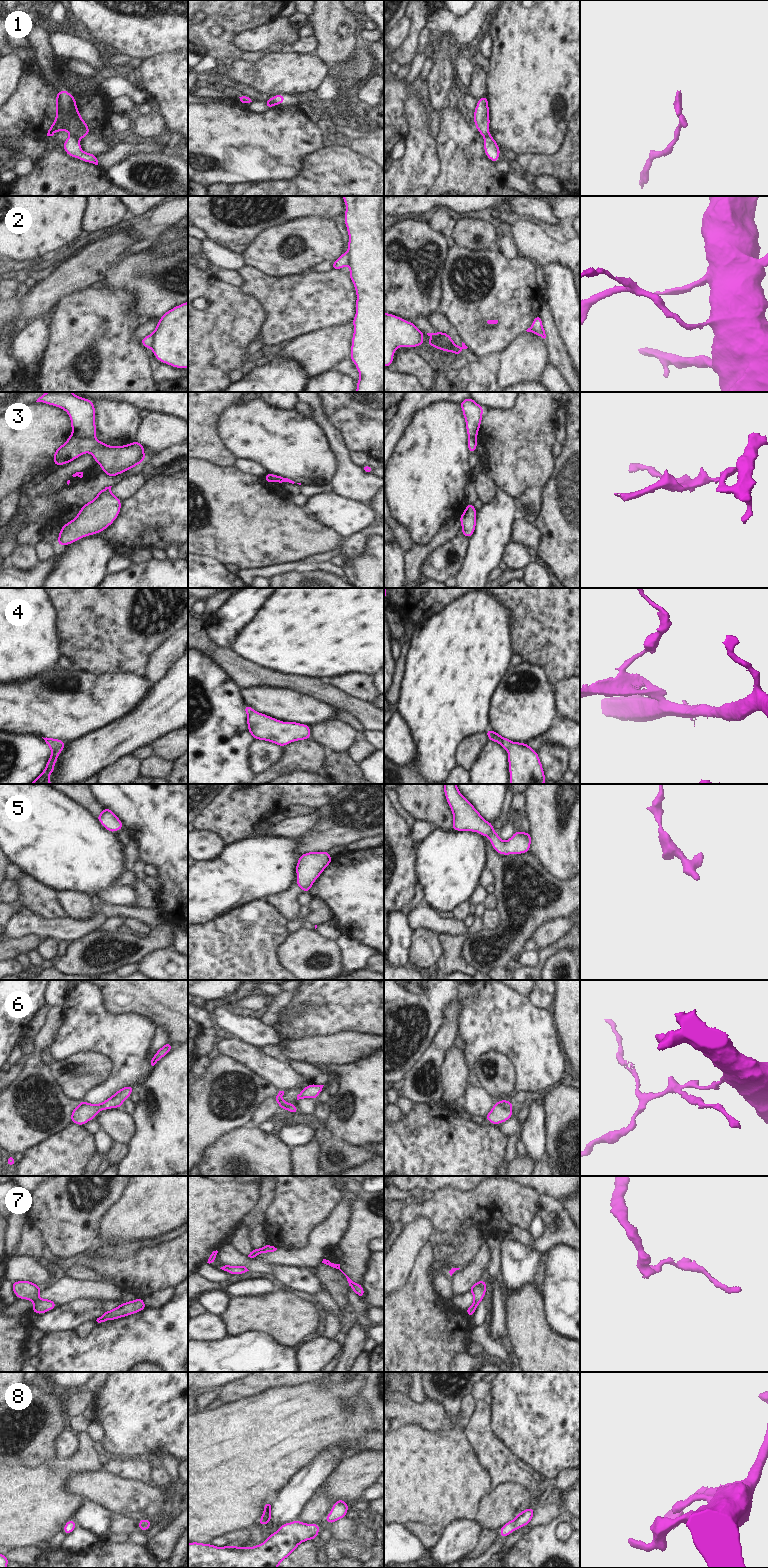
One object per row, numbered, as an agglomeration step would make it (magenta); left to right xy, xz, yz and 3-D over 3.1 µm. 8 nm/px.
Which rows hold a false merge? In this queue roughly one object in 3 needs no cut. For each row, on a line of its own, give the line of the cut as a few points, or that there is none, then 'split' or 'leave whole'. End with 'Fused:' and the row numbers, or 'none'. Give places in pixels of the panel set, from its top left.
1: xy (70, 134), (78, 140) | split
2: xy (152, 334), (152, 344), (150, 346) | split
3: xy (72, 433), (78, 436), (93, 437) | split
4: xy (63, 743), (60, 743), (52, 751) | split
5: no cut | leave whole
6: yz (498, 1101), (510, 1108) | split
7: no cut | leave whole
8: no cut | leave whole
Fused: 1, 2, 3, 4, 6

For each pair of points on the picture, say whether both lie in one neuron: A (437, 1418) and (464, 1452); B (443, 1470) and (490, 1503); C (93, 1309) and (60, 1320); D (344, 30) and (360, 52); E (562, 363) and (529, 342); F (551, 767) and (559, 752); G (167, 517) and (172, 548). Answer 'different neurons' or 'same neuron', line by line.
A: different neurons
B: different neurons
C: same neuron
D: different neurons
E: different neurons
F: same neuron
G: different neurons

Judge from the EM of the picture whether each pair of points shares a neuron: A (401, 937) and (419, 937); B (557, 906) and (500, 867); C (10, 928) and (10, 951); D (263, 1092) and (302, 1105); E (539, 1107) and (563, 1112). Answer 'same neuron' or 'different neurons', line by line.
A: different neurons
B: same neuron
C: different neurons
D: different neurons
E: different neurons

